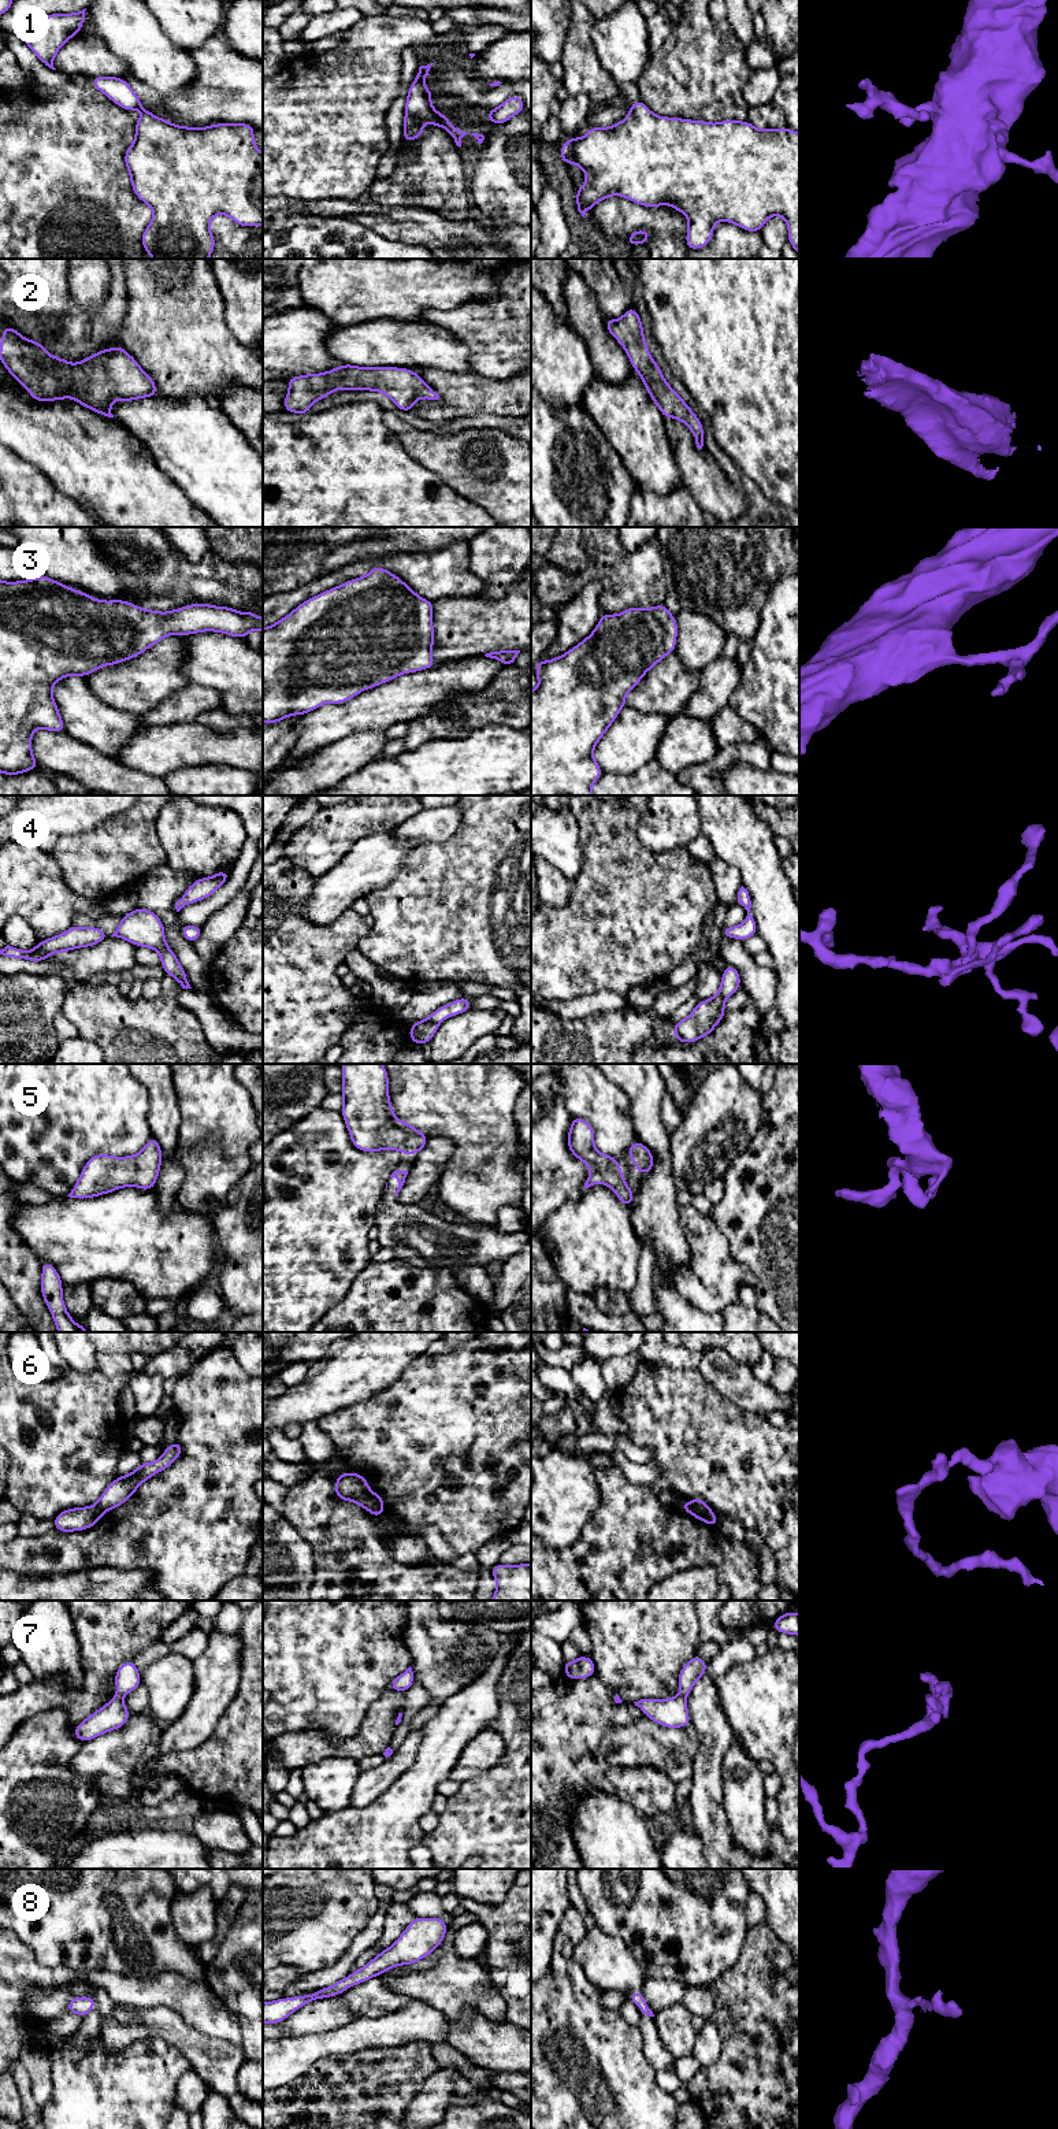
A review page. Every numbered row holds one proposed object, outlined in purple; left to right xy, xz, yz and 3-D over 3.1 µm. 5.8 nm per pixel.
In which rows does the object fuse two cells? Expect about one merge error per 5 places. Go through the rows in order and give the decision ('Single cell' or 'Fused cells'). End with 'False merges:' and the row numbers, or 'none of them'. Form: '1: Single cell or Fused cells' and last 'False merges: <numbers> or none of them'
1: Single cell
2: Single cell
3: Single cell
4: Single cell
5: Single cell
6: Fused cells
7: Single cell
8: Single cell
False merges: 6

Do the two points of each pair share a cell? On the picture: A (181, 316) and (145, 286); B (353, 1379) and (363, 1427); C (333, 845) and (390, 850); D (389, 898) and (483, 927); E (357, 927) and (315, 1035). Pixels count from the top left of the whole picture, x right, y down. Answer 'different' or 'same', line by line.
A: same
B: different
C: different
D: same
E: same

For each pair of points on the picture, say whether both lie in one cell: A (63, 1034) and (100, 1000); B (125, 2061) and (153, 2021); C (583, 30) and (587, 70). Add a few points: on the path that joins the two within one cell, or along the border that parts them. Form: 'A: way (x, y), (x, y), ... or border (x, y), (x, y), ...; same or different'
A: border (62, 1009), (63, 1015), (75, 1027), (78, 1035); different
B: border (171, 2044), (160, 2037), (144, 2037), (110, 2051); different
C: way (583, 40), (583, 60); same

